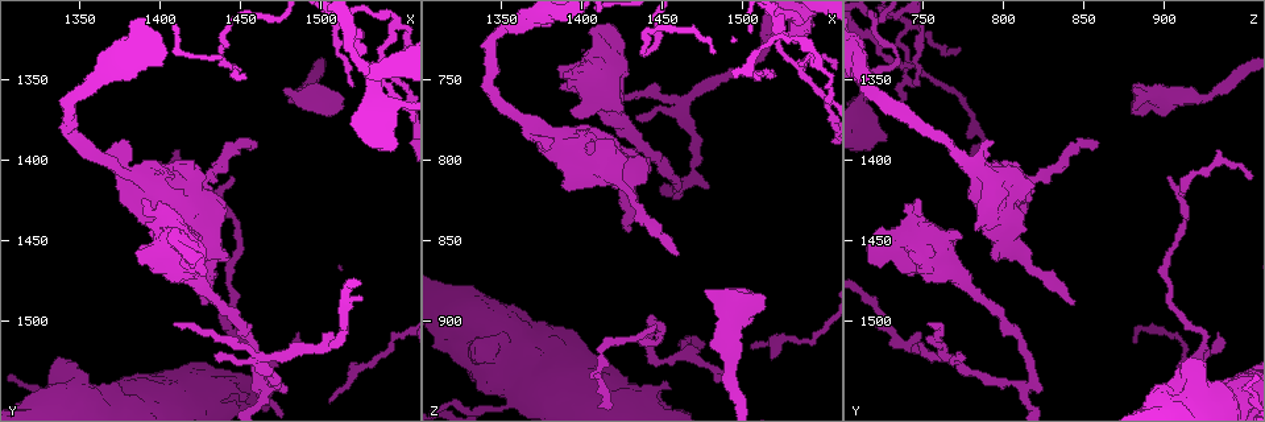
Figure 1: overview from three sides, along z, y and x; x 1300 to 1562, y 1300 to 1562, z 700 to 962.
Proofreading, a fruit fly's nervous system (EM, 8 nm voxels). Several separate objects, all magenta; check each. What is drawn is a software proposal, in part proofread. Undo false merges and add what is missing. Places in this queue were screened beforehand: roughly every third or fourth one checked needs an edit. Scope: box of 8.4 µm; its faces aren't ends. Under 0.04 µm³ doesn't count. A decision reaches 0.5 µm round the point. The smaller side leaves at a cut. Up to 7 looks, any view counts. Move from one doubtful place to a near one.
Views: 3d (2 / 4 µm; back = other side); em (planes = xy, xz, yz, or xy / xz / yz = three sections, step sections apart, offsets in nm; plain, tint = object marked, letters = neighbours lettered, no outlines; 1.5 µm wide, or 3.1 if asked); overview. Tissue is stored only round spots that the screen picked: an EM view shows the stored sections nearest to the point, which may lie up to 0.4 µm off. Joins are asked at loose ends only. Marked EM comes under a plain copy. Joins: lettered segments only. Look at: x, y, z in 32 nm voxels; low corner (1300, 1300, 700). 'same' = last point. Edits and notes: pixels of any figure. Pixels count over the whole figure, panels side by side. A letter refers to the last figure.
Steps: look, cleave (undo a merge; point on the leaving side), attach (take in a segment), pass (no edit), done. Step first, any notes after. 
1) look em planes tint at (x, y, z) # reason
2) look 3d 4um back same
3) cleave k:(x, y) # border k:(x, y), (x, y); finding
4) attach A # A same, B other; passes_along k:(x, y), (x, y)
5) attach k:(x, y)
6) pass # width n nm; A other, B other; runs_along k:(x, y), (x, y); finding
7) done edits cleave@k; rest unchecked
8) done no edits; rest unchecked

look 3d 2um at (1436, 1522, 776) # tapers out

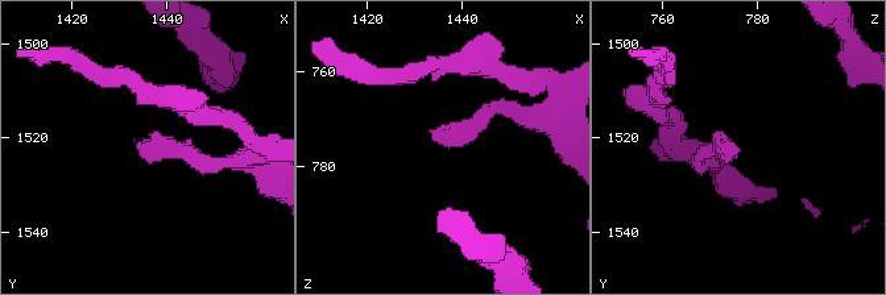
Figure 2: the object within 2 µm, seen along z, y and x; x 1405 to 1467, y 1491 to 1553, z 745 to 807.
look em xy step 4 letters at (1434, 1522, 774) # now the EM

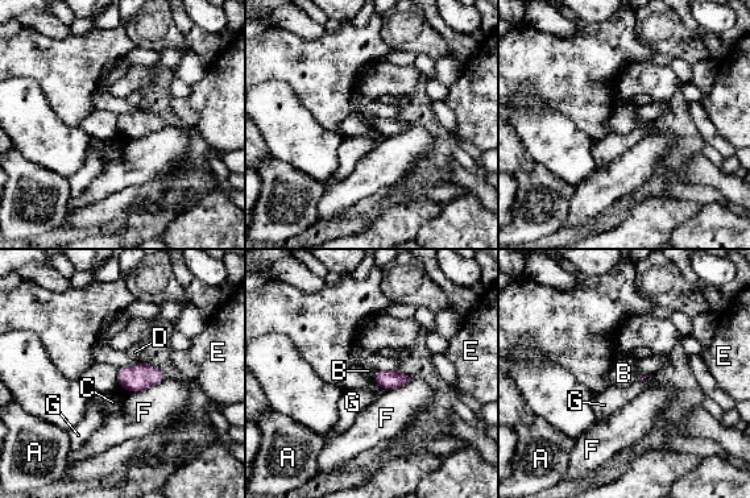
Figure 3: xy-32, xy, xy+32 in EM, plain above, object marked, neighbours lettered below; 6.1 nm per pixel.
look em planes letters same

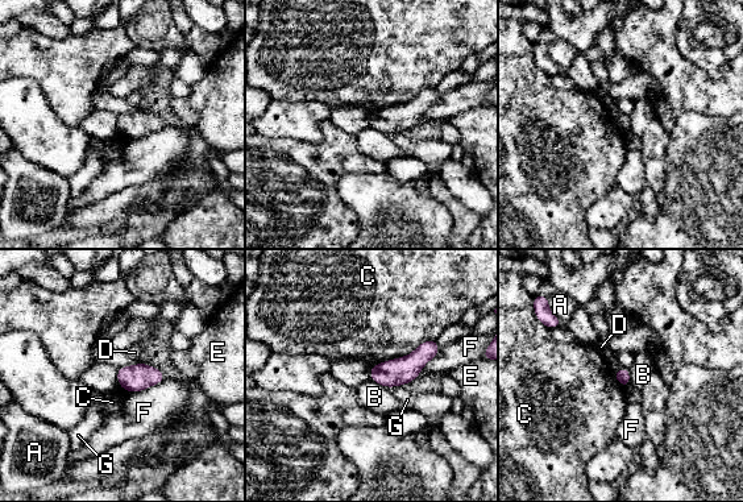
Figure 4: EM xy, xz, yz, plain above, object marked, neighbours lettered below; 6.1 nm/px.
pass # width 90 nm; A other, B other, C other, D other, E other, F other, G other; border 4:(370, 378), (387, 388); none of them fits

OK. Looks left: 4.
look 3d 4um back at (1428, 1488, 844) # branch stops here

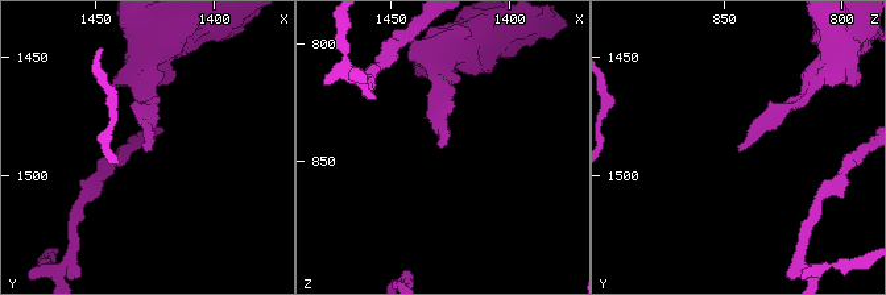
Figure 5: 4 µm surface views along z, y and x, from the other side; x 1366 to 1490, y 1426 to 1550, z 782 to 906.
look em xy step 8 tint at (1428, 1490, 843) # shape alone is not enough

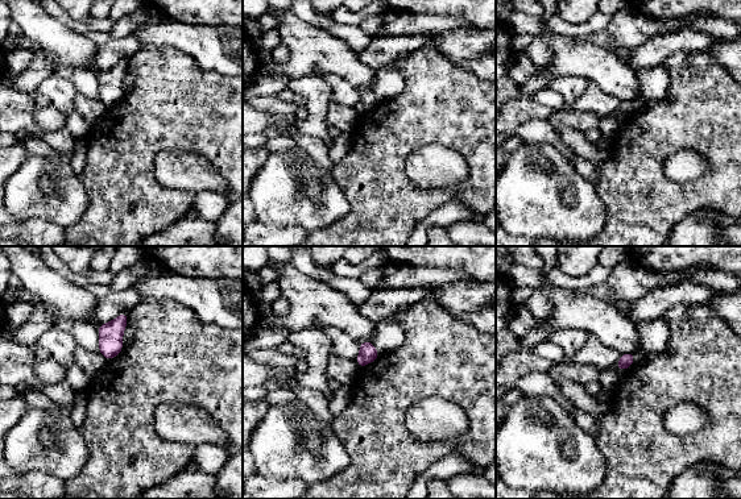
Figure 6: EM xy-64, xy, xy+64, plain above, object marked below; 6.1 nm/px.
look em planes letters same # cut it another way

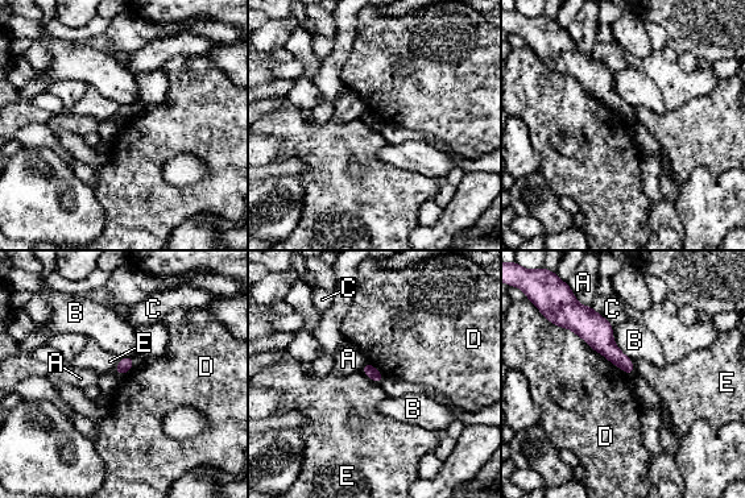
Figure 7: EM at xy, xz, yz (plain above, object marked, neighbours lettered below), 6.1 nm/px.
pass # A other, B other, C other, D other, E other; border 7:(554, 323), (570, 328), (629, 376); none of them fits

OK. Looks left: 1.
done no edits; rest unchecked

